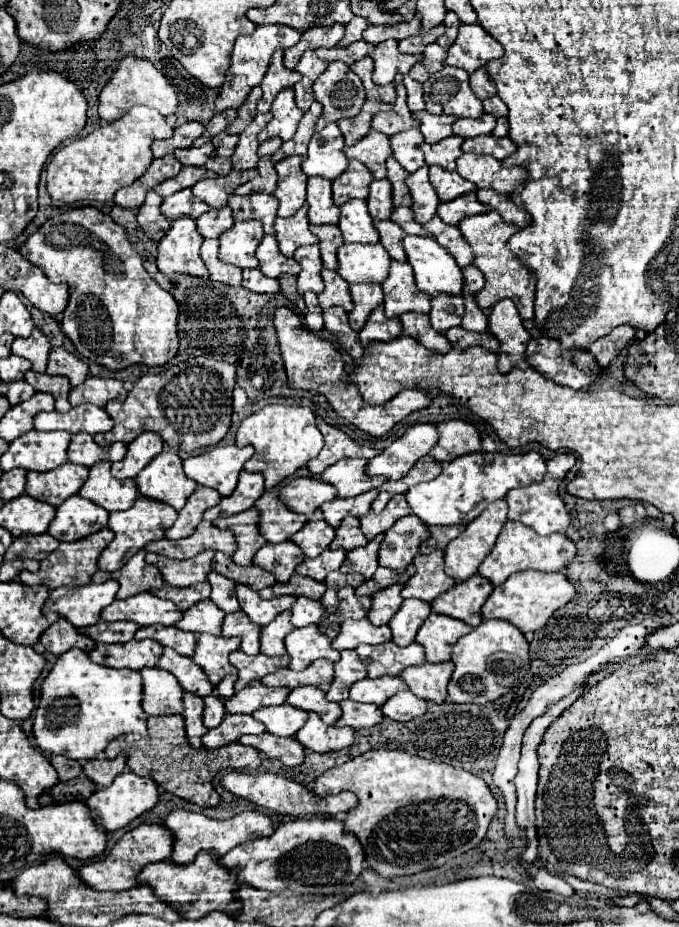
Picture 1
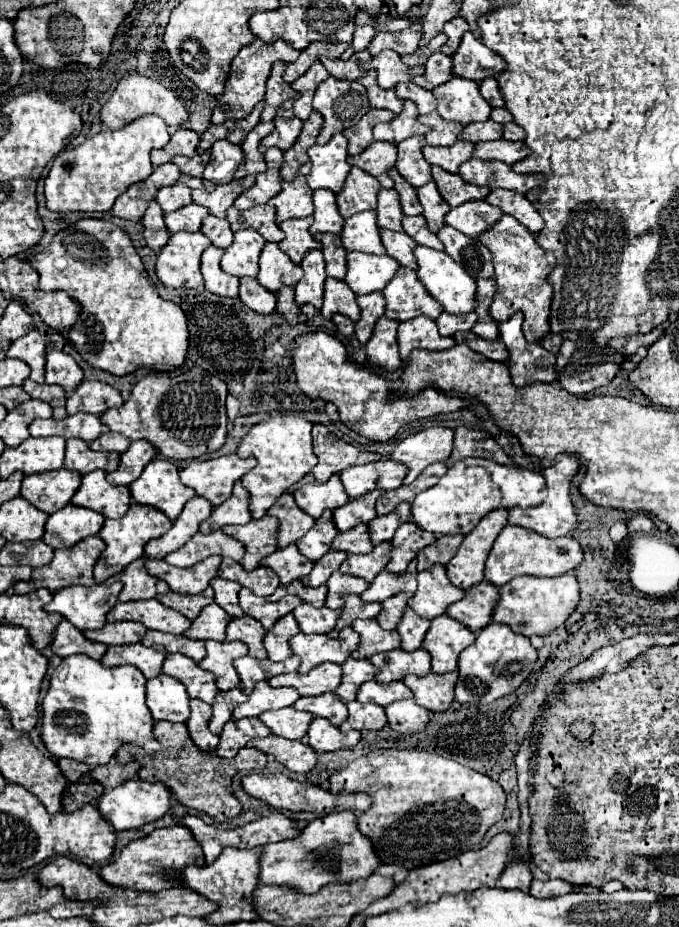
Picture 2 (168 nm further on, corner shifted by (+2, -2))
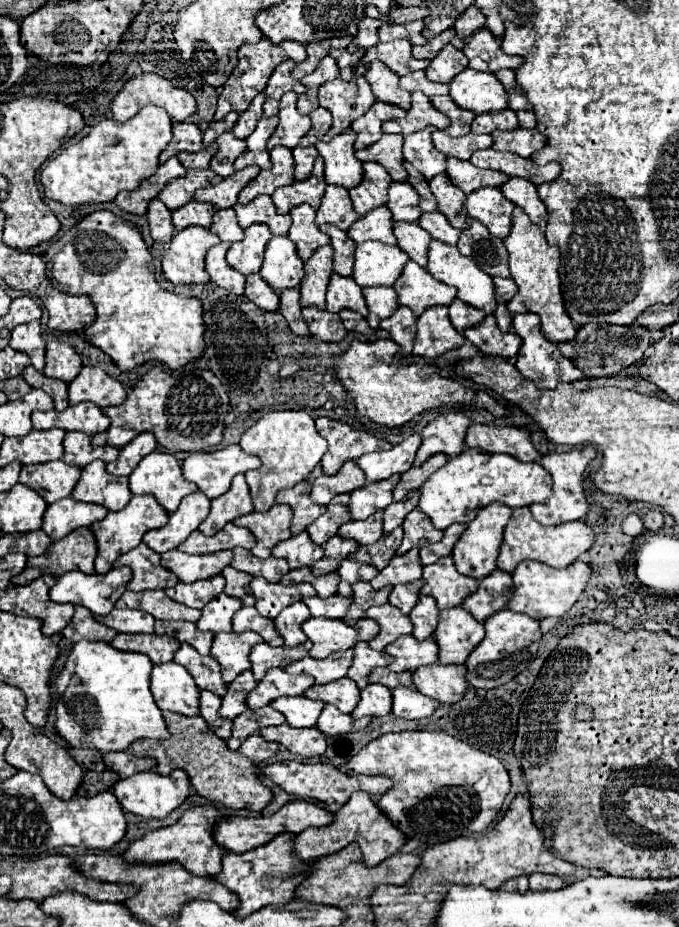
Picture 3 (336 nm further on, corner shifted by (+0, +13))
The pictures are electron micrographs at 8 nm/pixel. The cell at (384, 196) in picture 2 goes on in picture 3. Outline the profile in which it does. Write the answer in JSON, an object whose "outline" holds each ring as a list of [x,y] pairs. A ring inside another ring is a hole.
{"outline":[[[394,182],[388,190],[388,208],[392,210],[392,216],[396,222],[412,222],[418,224],[422,216],[422,208],[418,192],[408,182]]]}

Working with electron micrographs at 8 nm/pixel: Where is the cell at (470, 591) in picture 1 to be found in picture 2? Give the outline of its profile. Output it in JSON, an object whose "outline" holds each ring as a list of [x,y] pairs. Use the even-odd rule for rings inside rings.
{"outline":[[[482,581],[466,589],[464,597],[446,609],[446,615],[468,625],[472,631],[480,631],[490,623],[496,601],[498,601],[498,587]]]}

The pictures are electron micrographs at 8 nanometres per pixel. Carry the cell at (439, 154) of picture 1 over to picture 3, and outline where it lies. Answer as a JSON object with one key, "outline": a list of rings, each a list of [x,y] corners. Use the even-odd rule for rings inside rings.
{"outline":[[[436,130],[436,132],[432,132],[432,140],[434,140],[434,146],[442,154],[454,156],[458,160],[470,160],[470,156],[476,150],[492,146],[492,136],[482,136],[482,134],[472,134],[472,132],[466,136],[460,136],[460,138],[452,138],[446,132]]]}

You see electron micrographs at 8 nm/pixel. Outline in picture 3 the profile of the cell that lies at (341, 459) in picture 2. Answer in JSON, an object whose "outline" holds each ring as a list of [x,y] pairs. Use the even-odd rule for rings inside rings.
{"outline":[[[316,418],[316,430],[328,440],[328,452],[322,458],[324,474],[336,474],[344,462],[356,460],[366,452],[392,448],[388,440],[380,440],[370,432],[354,430],[330,418]]]}

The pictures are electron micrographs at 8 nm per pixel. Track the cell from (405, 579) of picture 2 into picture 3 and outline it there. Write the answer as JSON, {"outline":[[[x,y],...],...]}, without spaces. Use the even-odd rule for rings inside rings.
{"outline":[[[412,548],[404,556],[394,556],[390,560],[388,568],[380,570],[378,576],[370,582],[372,588],[380,590],[386,584],[396,586],[396,584],[408,584],[408,582],[414,582],[414,580],[422,578],[422,564],[420,564],[418,552],[420,552],[420,548]]]}

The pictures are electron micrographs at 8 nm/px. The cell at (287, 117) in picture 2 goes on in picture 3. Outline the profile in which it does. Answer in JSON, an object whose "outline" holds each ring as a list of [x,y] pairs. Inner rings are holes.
{"outline":[[[286,92],[286,96],[282,96],[280,100],[280,124],[274,132],[274,136],[268,140],[268,148],[276,148],[276,146],[286,146],[286,148],[294,148],[310,130],[310,118],[302,116],[296,110],[296,92]]]}

